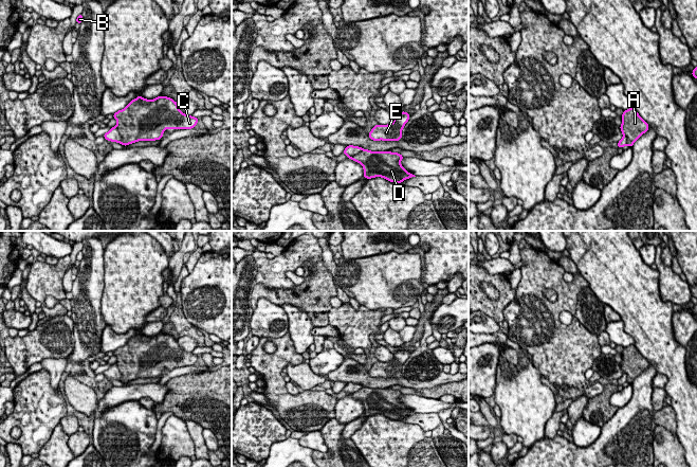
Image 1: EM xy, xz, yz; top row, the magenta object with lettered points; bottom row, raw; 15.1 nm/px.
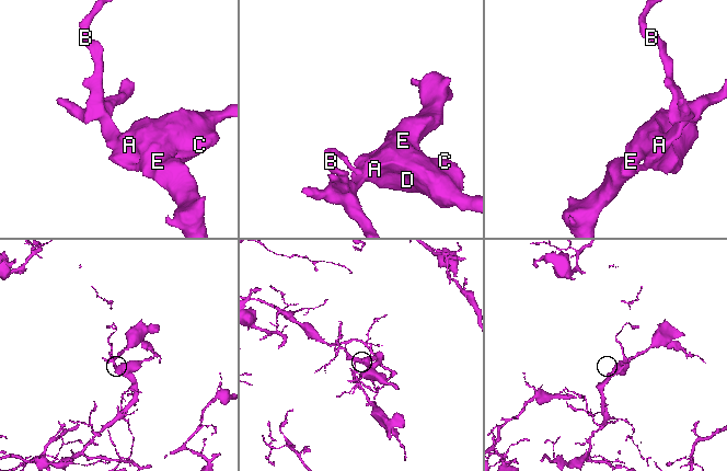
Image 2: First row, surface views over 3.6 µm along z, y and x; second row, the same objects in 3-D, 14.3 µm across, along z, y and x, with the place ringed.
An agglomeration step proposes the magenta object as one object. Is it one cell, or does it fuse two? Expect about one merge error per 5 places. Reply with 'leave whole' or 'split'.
leave whole

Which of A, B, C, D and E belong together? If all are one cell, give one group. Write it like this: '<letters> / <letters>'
A B C D E

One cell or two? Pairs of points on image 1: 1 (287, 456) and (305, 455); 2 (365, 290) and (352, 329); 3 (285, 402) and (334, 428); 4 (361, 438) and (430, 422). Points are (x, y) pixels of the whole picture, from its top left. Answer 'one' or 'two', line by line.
1: one
2: two
3: two
4: two

